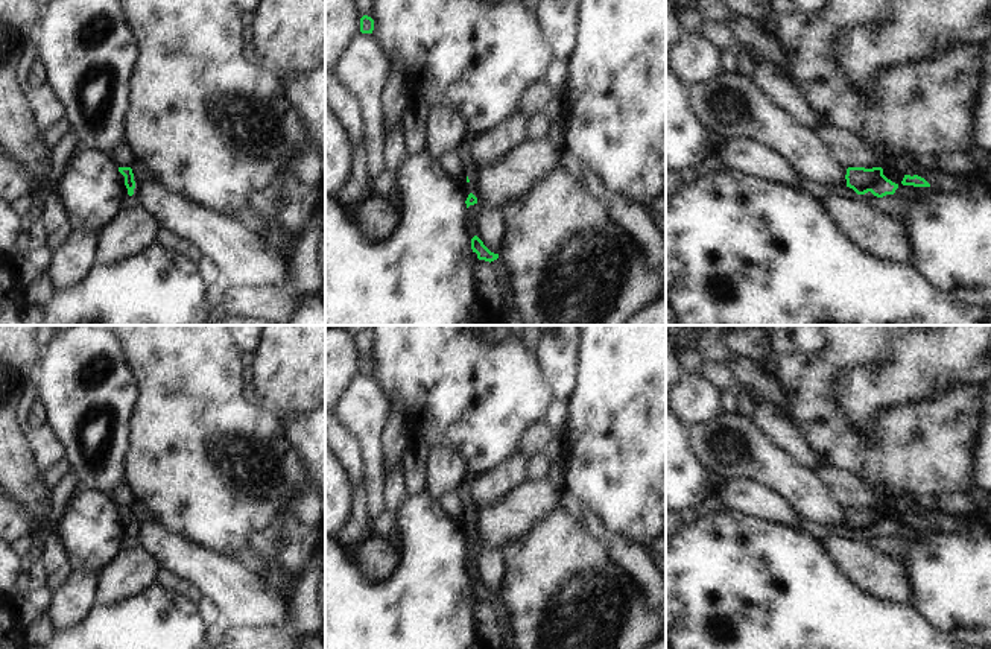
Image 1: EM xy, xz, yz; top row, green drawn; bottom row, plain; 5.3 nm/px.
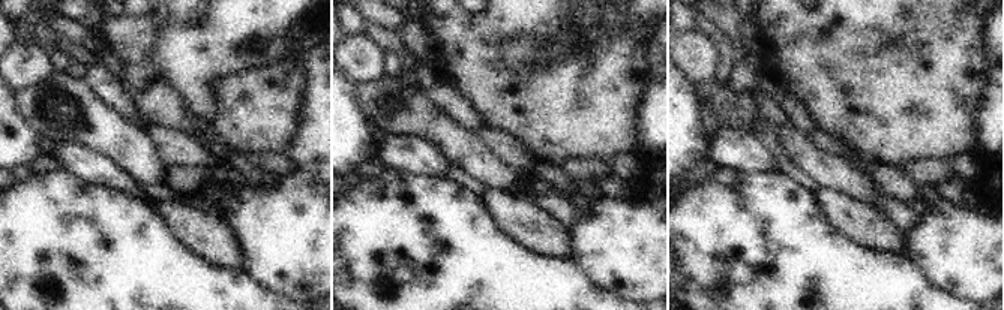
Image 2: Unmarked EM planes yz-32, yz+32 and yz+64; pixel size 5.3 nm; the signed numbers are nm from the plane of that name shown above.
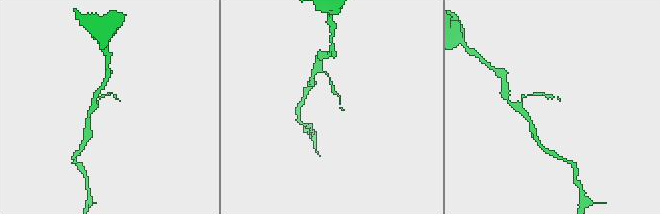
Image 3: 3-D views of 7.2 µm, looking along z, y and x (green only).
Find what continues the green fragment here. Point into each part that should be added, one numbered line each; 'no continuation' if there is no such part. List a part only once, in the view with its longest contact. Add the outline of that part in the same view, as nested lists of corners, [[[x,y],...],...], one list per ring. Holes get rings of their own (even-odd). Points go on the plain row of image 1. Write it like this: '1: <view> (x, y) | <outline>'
no continuation

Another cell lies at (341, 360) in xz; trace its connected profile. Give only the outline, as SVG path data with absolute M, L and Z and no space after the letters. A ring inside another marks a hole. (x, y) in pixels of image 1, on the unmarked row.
M342 328L325 330L325 407L333 407L360 372L353 334Z

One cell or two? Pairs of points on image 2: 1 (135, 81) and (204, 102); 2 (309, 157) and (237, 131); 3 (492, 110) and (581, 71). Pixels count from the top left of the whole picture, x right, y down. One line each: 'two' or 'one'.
1: two
2: two
3: one

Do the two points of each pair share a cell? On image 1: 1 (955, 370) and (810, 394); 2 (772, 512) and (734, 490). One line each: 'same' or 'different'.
1: different
2: same

